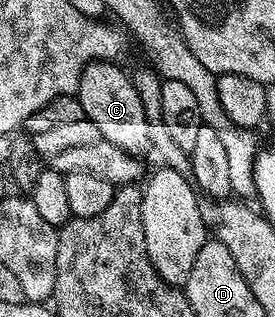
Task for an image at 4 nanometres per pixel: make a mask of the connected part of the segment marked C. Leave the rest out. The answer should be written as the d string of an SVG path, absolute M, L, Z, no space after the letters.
M91 62L81 74L79 88L75 97L83 104L85 117L95 124L98 135L104 141L123 148L134 156L145 156L152 151L152 128L144 112L143 101L135 90L135 84L128 73L126 75L112 62Z

